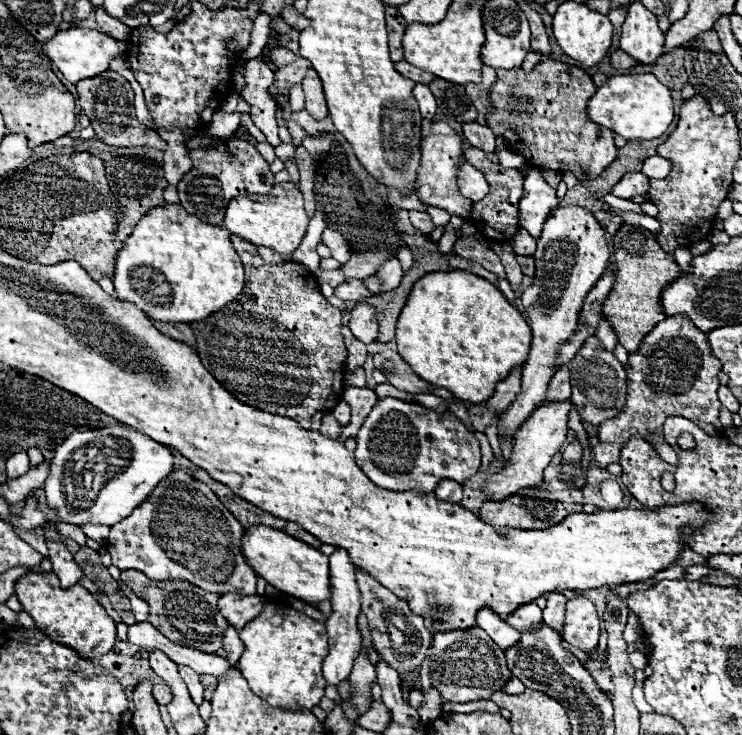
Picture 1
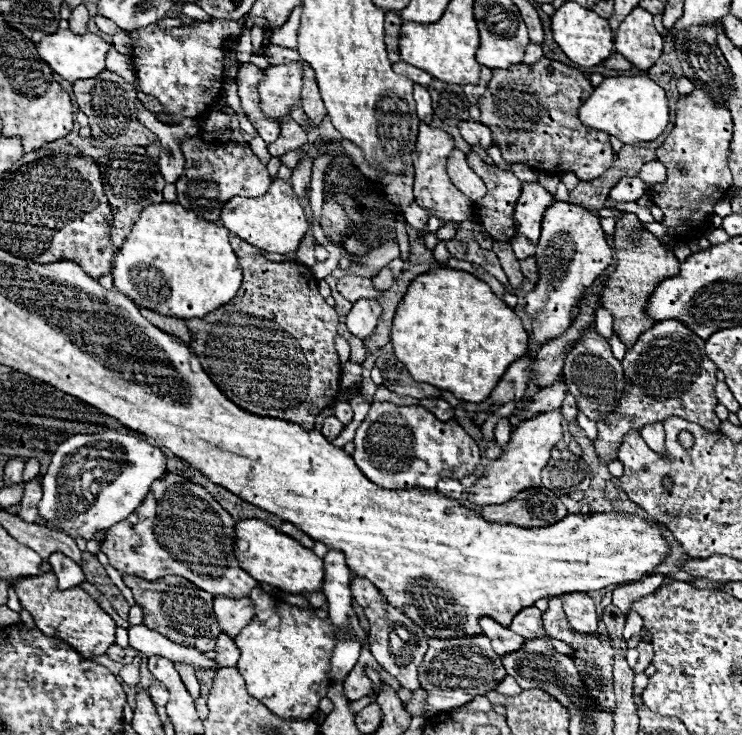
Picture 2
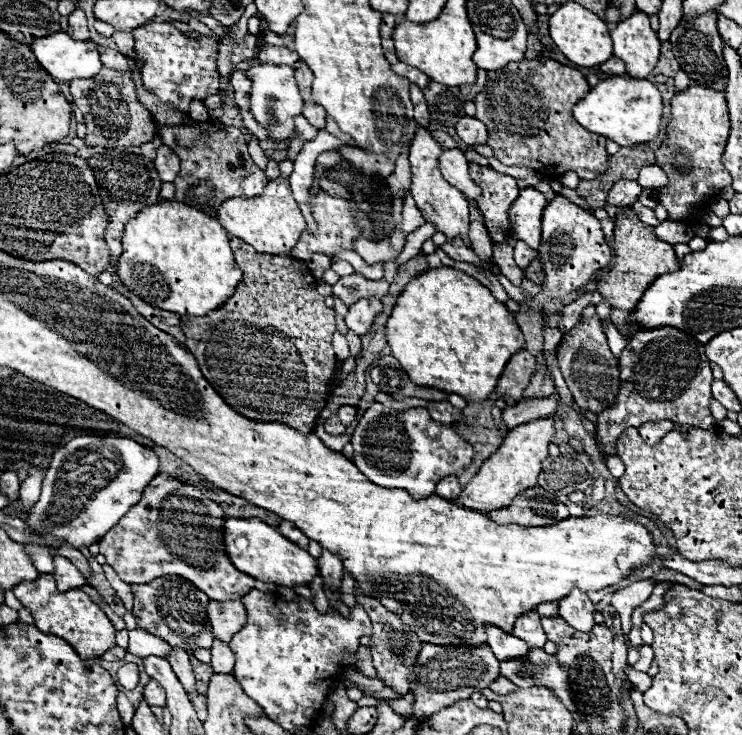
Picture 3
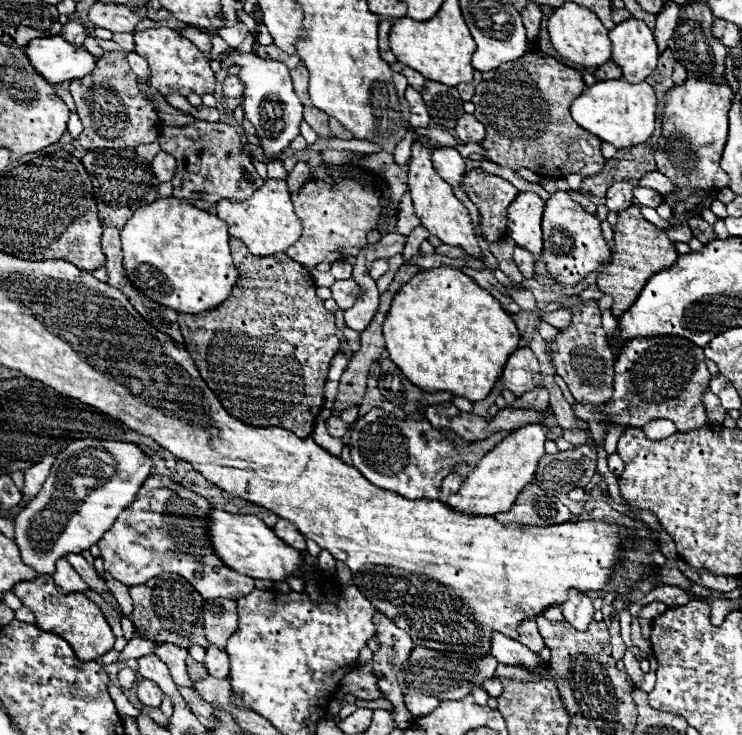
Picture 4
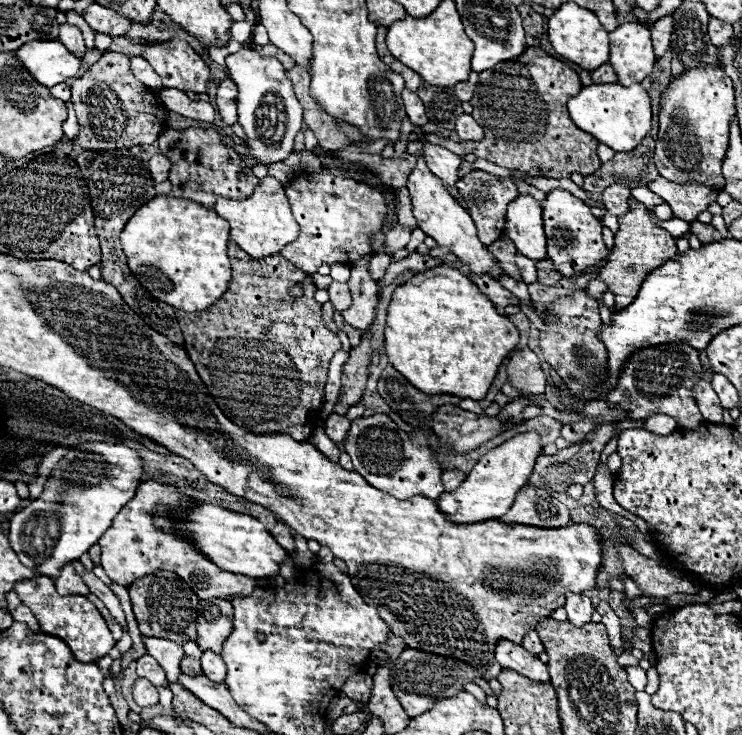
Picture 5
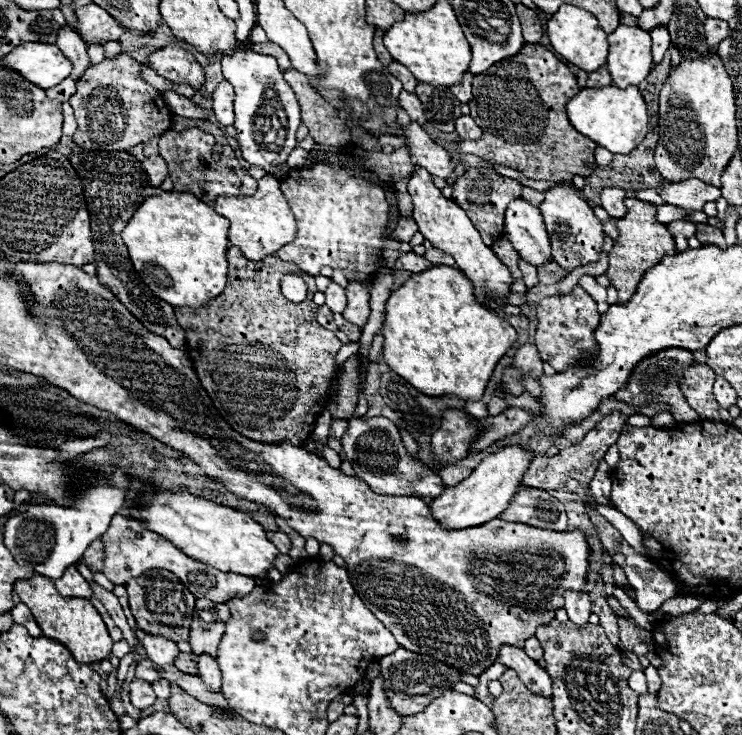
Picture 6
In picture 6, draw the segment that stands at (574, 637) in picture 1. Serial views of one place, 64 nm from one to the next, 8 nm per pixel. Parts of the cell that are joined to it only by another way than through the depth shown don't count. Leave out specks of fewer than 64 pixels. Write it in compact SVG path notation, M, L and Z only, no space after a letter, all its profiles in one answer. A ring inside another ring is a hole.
M566 592L566 594L564 594L564 600L566 600L564 608L566 608L570 620L572 620L576 626L588 624L588 618L590 618L590 614L592 614L592 610L590 610L590 604L592 604L592 602L590 602L588 594L584 594L584 592Z

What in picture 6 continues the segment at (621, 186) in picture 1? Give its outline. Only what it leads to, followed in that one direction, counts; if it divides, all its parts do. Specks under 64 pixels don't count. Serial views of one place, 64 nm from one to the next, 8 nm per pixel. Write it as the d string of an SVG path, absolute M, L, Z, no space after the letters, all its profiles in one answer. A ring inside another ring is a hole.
M606 188L600 194L602 202L600 206L612 216L612 218L622 218L626 214L626 206L624 206L624 198L626 198L626 190L622 188Z

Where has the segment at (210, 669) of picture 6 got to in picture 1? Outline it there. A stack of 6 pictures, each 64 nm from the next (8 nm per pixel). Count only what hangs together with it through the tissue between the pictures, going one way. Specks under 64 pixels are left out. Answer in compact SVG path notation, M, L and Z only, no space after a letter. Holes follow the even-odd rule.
M228 628L226 634L224 634L224 650L228 652L228 660L230 662L238 662L238 658L242 656L242 650L244 650L244 642L240 640L238 636L238 630L236 628Z

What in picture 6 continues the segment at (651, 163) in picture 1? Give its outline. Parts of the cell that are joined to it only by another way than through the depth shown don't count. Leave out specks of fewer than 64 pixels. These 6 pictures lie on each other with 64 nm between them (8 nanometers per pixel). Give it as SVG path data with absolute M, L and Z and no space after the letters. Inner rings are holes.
M696 178L682 182L660 180L660 186L656 190L666 200L666 204L682 208L688 214L700 212L706 202L716 202L720 198L720 188L708 186Z

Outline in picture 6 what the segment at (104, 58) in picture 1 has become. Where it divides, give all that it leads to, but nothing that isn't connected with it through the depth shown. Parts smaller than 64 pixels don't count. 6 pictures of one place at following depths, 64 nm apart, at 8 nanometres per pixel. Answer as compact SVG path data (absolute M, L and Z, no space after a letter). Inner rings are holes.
M26 42L16 46L2 62L6 68L20 72L32 84L48 90L72 74L72 62L56 44Z

